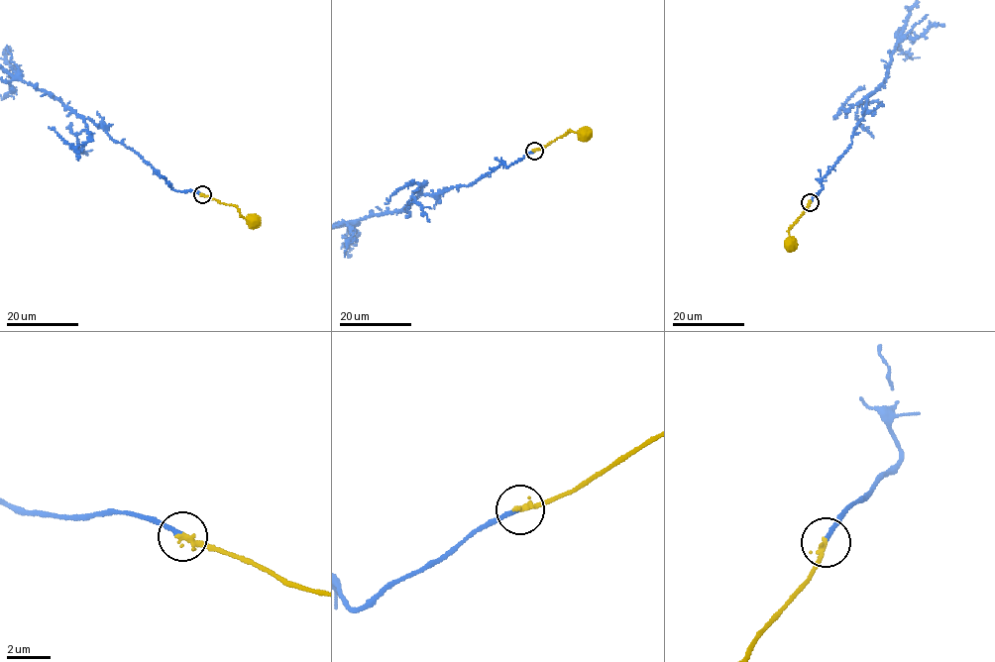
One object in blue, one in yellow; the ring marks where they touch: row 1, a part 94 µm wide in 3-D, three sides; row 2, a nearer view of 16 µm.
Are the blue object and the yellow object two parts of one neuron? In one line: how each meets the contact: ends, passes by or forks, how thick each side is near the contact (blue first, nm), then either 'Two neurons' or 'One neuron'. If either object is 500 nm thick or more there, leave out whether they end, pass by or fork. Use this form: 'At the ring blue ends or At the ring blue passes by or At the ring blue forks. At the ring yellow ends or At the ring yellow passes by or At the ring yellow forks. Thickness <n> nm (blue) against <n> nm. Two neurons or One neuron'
At the ring blue ends. At the ring yellow ends. Thickness 200 nm (blue) against 240 nm. One neuron

